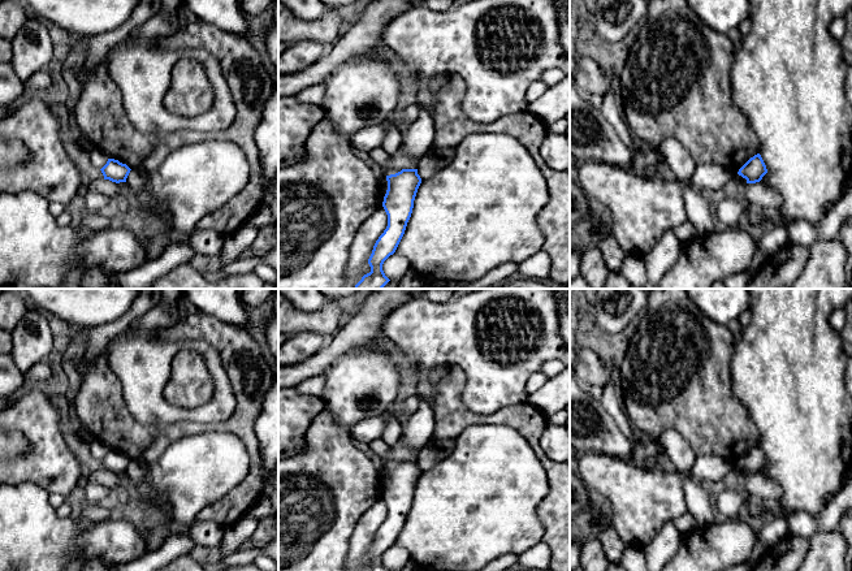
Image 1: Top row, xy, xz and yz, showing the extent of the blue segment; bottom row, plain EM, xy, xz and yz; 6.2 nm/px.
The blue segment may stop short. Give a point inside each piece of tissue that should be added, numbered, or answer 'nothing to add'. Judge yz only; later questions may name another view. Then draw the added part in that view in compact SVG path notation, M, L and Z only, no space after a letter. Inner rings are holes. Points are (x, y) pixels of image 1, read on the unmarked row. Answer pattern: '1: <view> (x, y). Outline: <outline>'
nothing to add

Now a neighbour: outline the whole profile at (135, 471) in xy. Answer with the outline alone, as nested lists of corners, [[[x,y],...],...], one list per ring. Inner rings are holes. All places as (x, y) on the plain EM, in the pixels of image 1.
[[[130,462],[126,476],[131,480],[133,484],[137,484],[142,481],[142,479],[146,476],[147,466],[138,463],[138,462]]]

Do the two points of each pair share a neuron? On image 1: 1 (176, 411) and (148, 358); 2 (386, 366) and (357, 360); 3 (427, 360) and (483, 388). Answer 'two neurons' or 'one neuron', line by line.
1: one neuron
2: one neuron
3: one neuron

